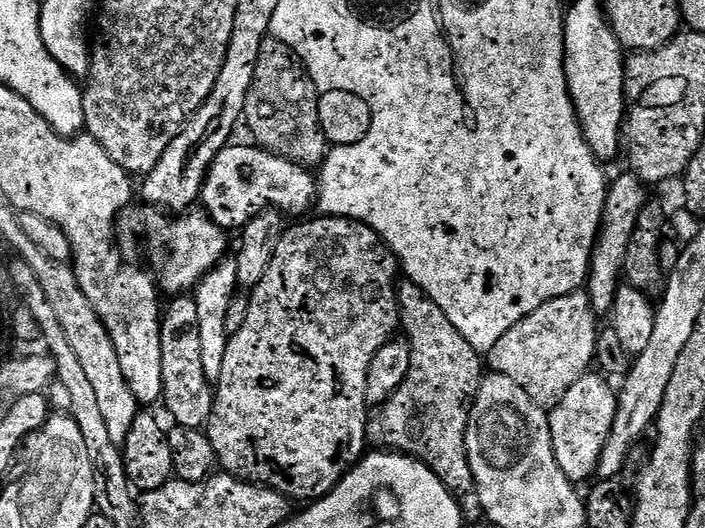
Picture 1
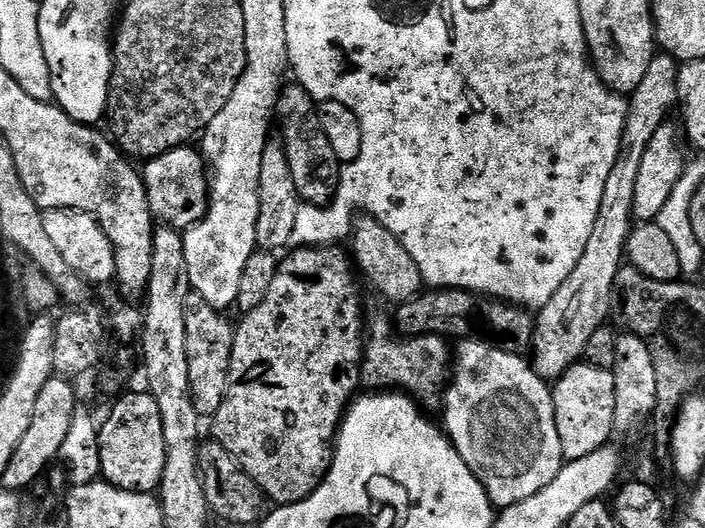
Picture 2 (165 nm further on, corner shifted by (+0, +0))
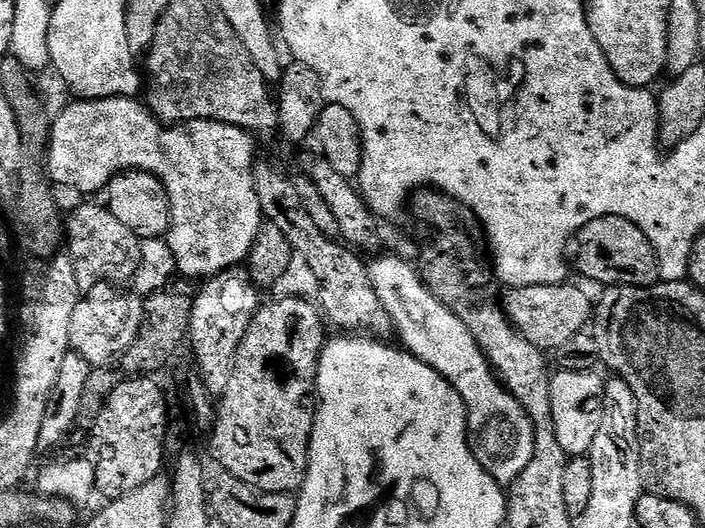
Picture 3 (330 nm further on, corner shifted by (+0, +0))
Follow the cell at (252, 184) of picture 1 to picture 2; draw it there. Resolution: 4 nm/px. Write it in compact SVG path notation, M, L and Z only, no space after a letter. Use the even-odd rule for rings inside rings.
M195 147L175 148L166 154L154 157L143 165L142 175L148 205L153 217L161 225L177 230L187 230L208 213L210 176L206 171L203 155Z

